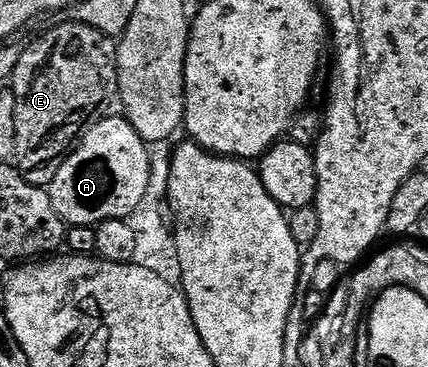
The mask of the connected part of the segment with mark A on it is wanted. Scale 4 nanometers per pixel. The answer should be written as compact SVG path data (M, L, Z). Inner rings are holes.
M105 115L93 124L69 153L66 162L54 174L54 182L48 188L56 214L64 219L65 225L95 226L107 220L127 220L128 215L140 205L150 182L150 154L148 144L134 130L134 126L123 115Z

